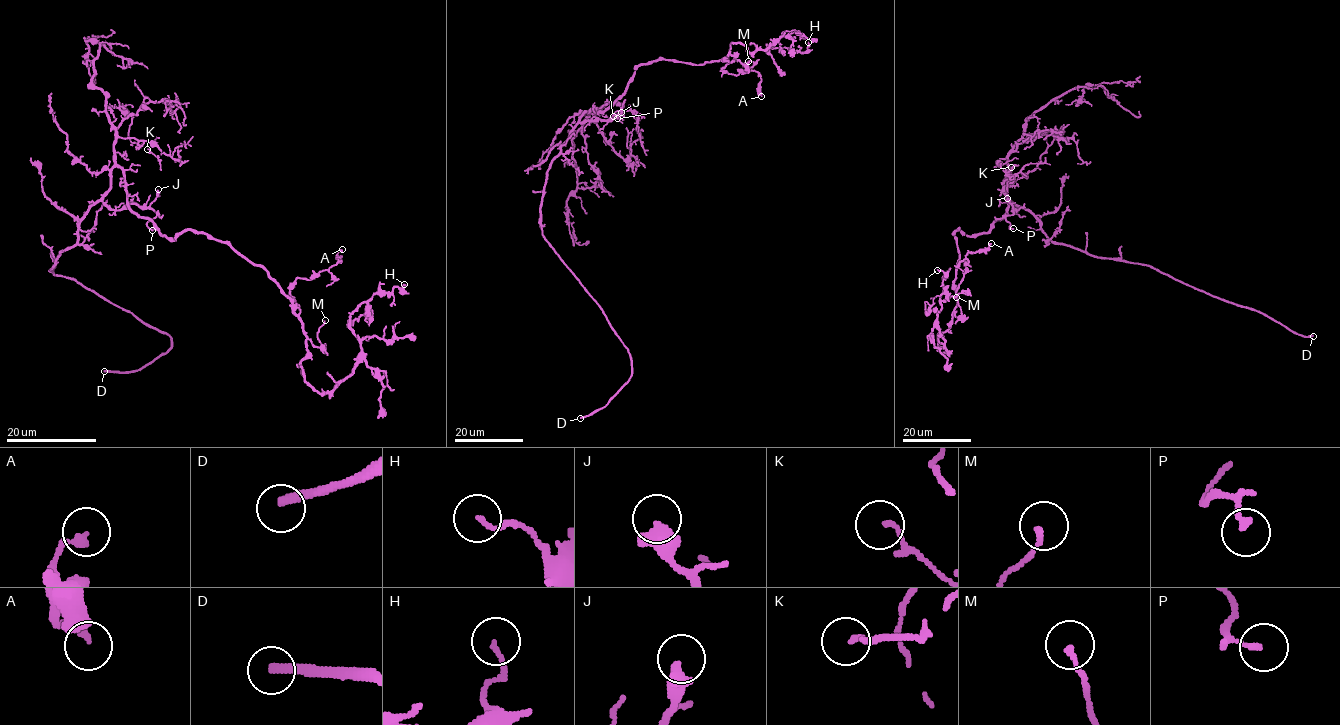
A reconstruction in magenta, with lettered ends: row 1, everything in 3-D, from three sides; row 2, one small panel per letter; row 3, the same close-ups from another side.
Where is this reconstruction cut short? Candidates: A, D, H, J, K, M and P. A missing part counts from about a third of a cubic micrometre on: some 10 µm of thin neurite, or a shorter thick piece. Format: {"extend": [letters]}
{"extend": ["D"]}

